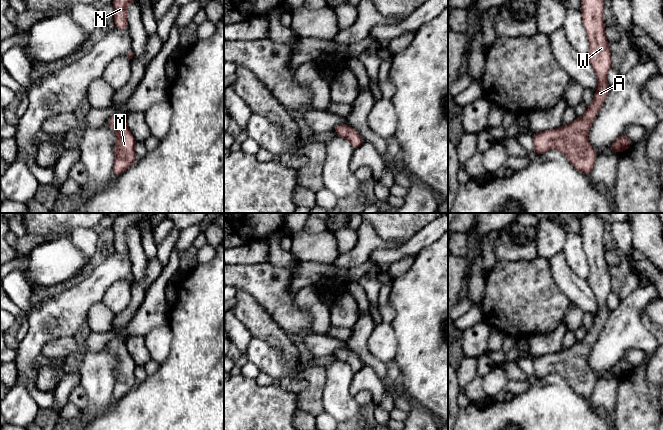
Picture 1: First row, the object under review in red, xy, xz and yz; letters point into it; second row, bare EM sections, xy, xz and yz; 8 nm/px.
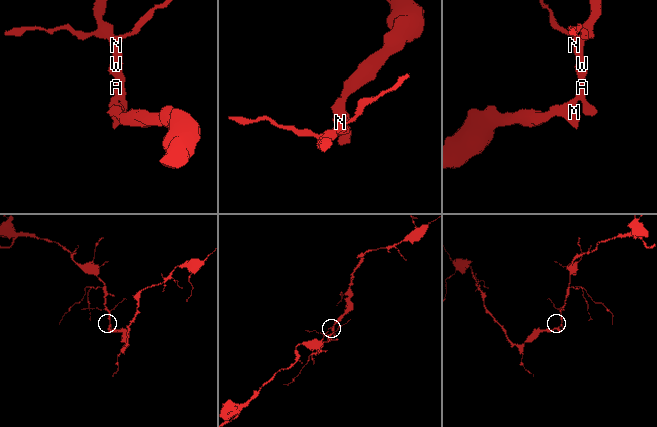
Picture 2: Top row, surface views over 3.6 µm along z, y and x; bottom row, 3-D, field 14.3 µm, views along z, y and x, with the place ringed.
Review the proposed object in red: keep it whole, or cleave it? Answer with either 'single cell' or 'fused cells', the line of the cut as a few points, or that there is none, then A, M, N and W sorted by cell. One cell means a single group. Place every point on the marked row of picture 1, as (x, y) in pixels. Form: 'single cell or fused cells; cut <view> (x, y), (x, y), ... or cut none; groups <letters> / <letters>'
single cell; cut none; groups A M N W

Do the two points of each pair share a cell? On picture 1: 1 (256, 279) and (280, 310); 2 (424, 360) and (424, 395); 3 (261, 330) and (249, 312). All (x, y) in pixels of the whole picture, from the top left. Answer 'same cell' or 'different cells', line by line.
1: same cell
2: same cell
3: same cell

